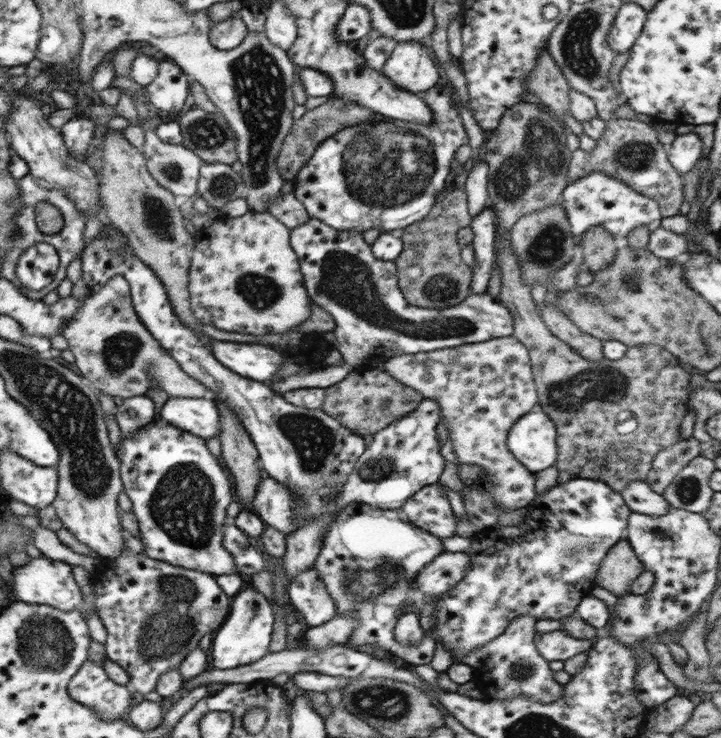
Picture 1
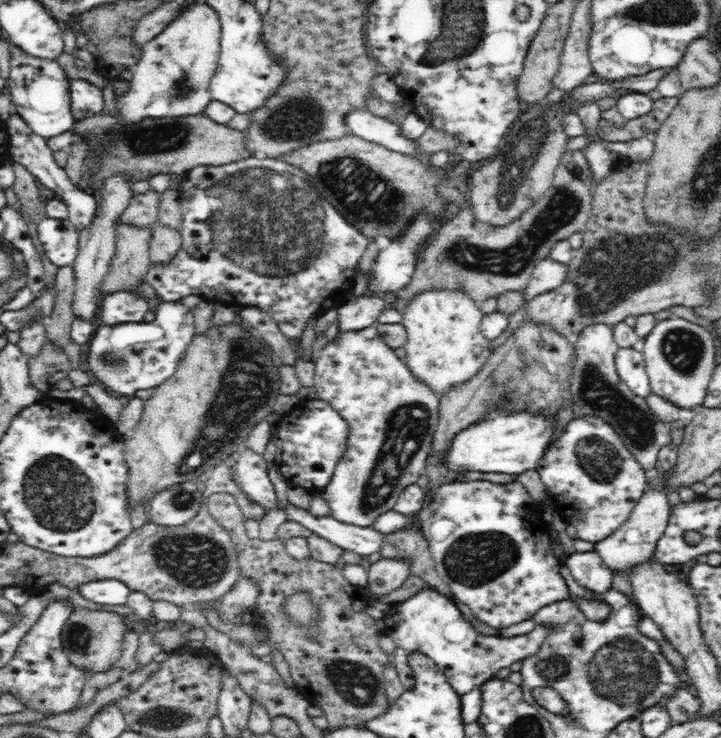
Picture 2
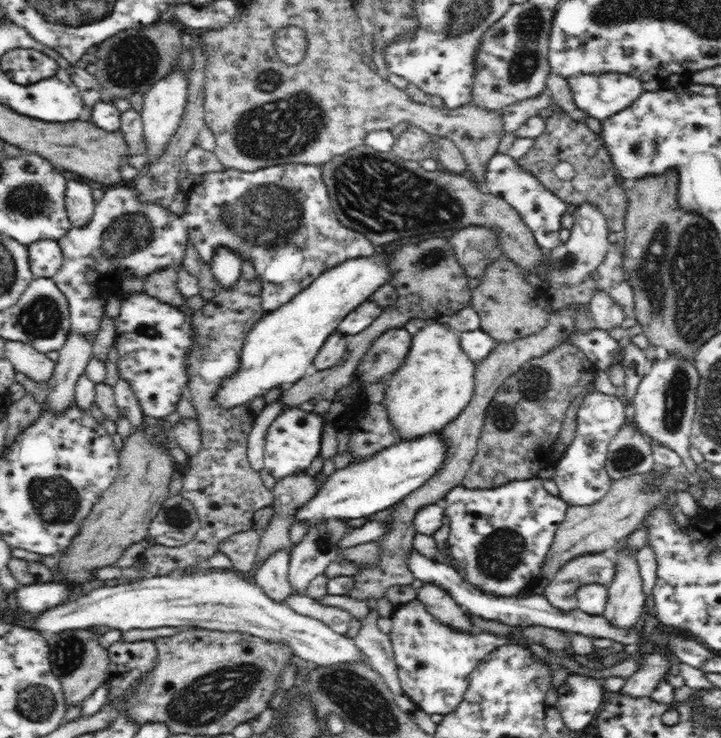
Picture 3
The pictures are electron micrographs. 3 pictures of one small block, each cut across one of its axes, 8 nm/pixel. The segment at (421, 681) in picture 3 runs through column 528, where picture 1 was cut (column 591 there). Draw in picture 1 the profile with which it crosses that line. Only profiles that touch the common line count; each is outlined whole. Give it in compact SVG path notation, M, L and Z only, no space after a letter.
M562 629L554 632L537 632L534 636L534 642L537 651L547 661L561 660L565 661L580 652L590 650L593 641L586 639L576 639L568 636Z

